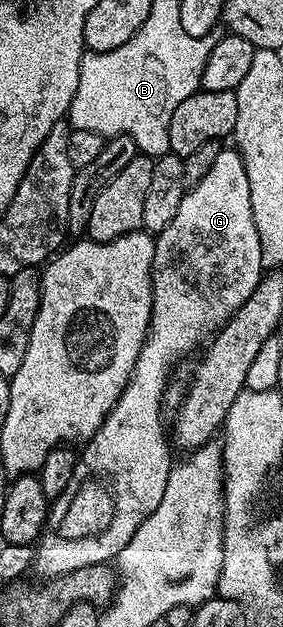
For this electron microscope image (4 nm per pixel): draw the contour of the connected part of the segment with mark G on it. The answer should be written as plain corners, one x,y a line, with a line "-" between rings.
222,147
219,155
215,155
215,163
211,163
211,171
207,171
207,175
203,175
203,179
199,179
199,183
183,195
183,203
179,203
175,219
167,223
163,232
156,234
149,336
145,338
131,371
131,379
119,395
115,407
111,407
96,435
84,442
75,475
71,475
71,483
67,483
67,491
50,504
49,517
36,542
35,560
31,566
32,572
38,573
38,578
62,577
71,571
79,571
79,567
112,562
119,551
131,543
135,531
139,531
139,523
143,523
143,519
159,507
171,468
167,425
161,422
161,401
163,405
171,385
169,376
188,353
195,352
197,348
200,350
217,330
233,318
234,311
251,299
251,291
255,291
262,276
259,231
255,231
255,219
251,215
251,183
247,183
241,154
236,148

